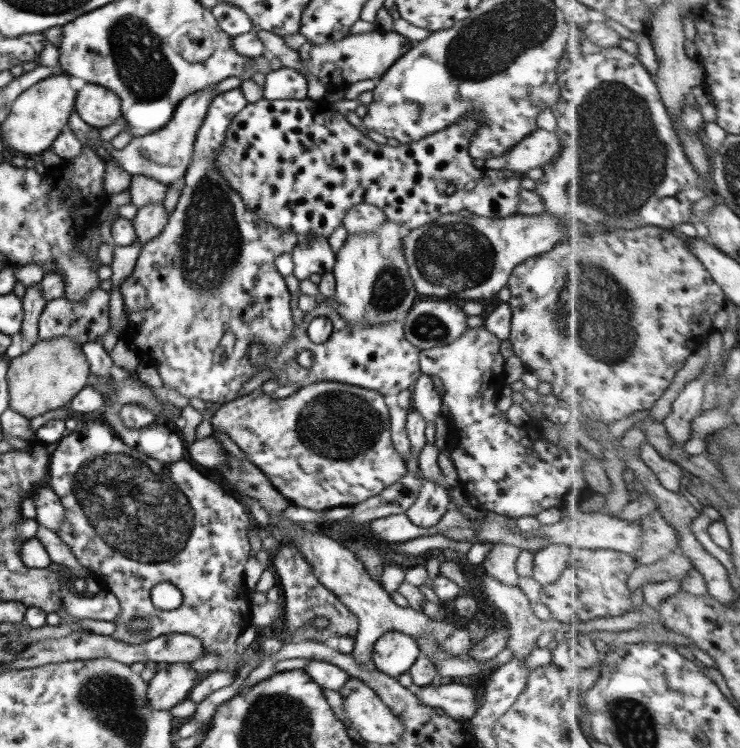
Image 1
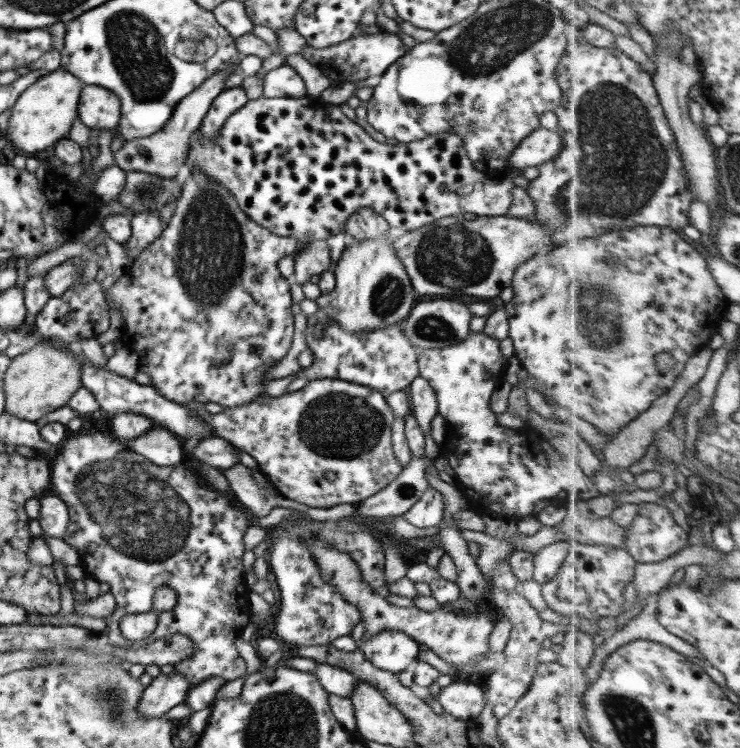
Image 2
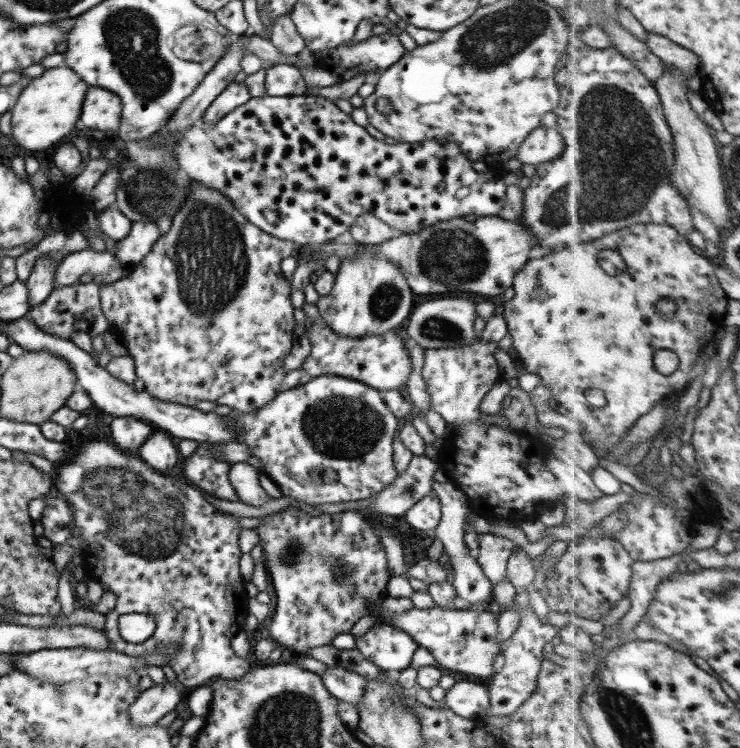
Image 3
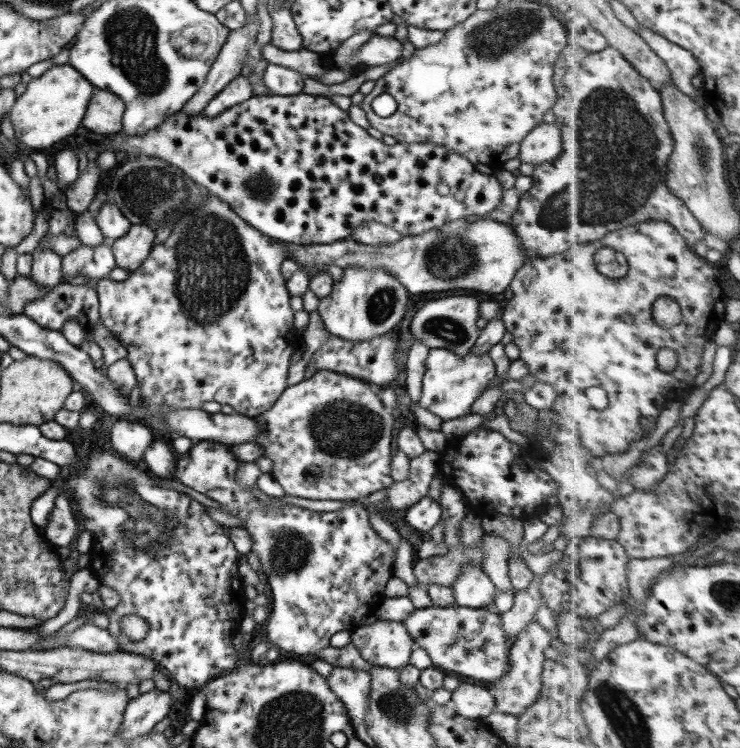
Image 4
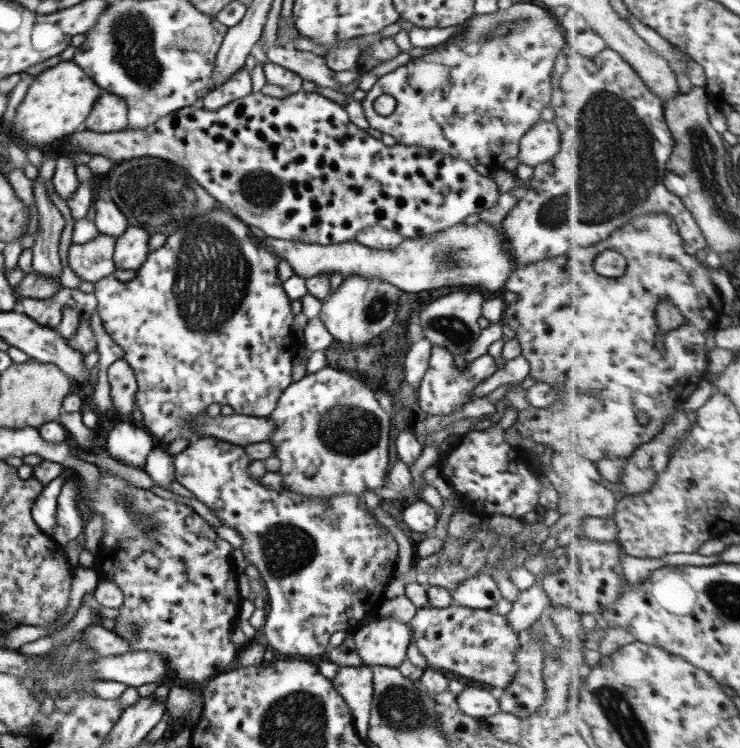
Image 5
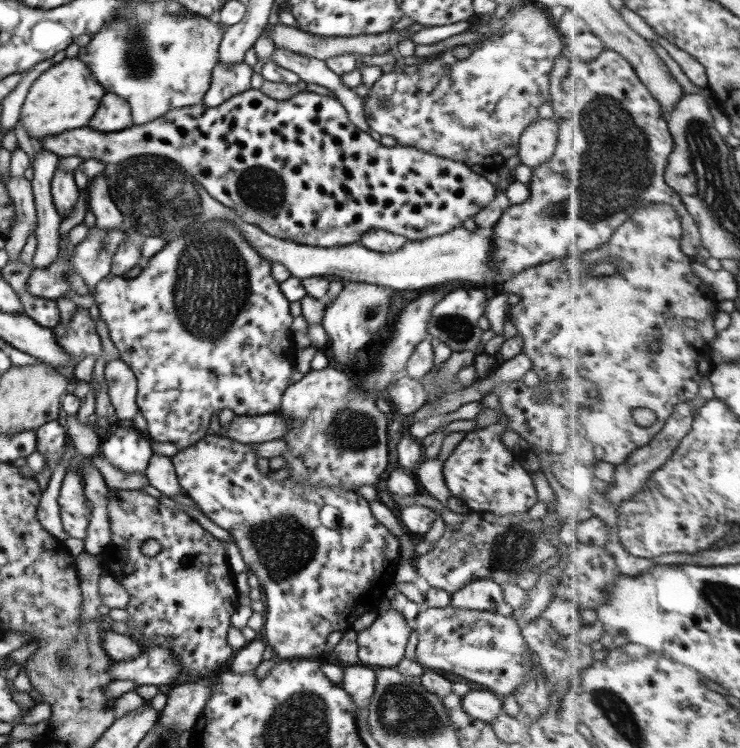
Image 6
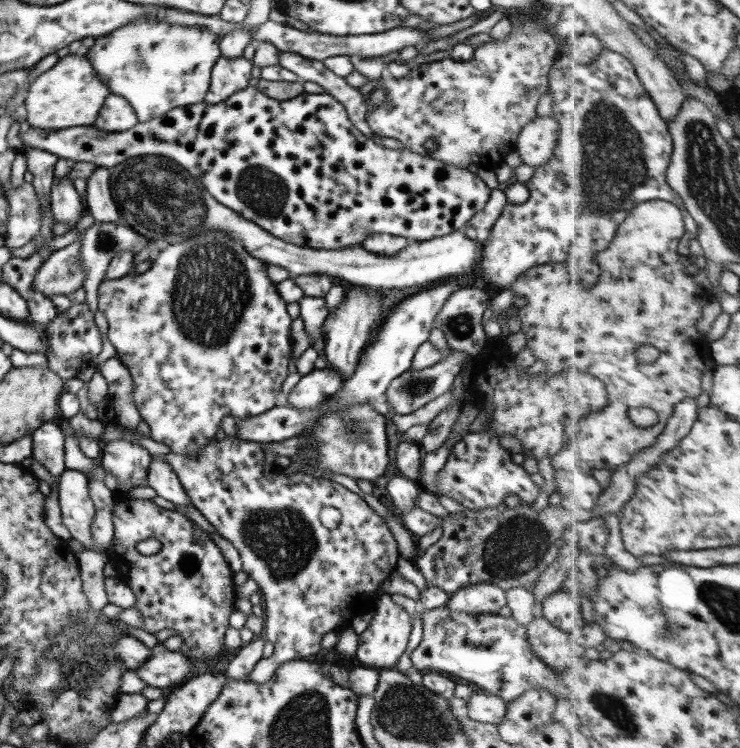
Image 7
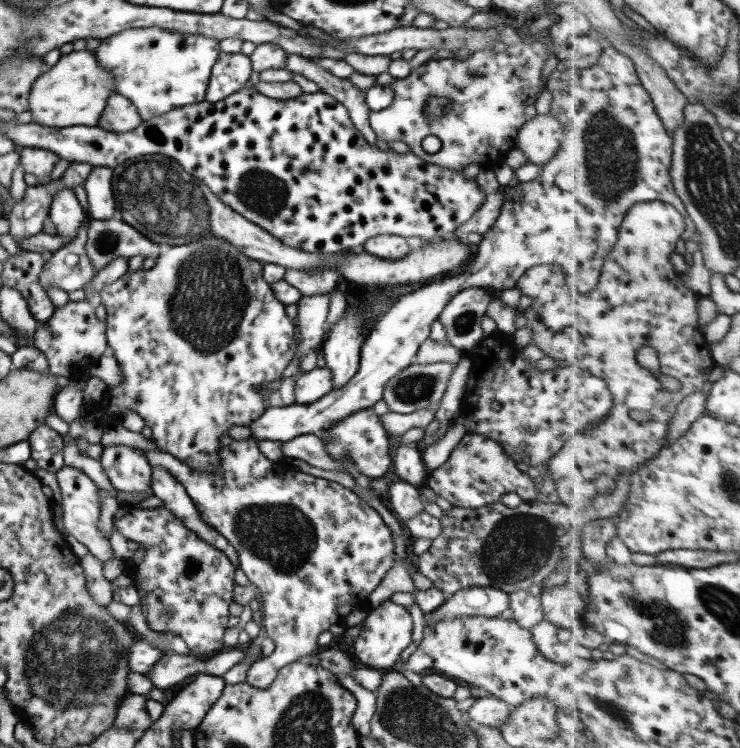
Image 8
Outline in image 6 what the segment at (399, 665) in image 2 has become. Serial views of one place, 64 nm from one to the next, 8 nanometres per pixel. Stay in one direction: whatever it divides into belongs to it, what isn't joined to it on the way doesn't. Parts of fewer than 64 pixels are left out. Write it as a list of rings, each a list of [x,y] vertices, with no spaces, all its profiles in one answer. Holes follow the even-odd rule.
[[[385,596],[374,623],[356,636],[359,661],[372,668],[396,667],[405,657],[412,632],[413,625],[407,623],[400,612],[390,608],[390,600]]]

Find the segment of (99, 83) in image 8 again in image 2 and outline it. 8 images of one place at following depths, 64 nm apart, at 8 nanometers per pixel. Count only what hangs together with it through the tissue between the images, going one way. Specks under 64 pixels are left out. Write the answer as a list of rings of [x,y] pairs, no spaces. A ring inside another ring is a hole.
[[[58,67],[42,75],[32,86],[18,98],[12,108],[8,122],[6,138],[18,148],[27,153],[39,153],[52,149],[60,138],[69,135],[74,119],[78,117],[78,102],[80,101],[79,78],[76,78],[65,68]]]

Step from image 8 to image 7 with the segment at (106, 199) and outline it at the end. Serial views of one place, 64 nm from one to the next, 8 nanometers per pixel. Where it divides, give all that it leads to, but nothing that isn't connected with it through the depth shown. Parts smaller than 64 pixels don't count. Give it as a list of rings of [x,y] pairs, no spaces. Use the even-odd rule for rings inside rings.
[[[98,168],[87,178],[86,213],[100,224],[116,224],[120,221],[120,211],[110,192],[110,171]]]

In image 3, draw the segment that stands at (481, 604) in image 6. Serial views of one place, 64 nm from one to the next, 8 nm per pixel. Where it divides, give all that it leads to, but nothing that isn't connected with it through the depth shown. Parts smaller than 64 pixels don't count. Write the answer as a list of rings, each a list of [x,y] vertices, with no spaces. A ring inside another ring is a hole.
[[[433,481],[433,491],[441,502],[441,519],[434,529],[435,536],[442,542],[443,548],[446,549],[449,555],[454,572],[451,584],[452,587],[456,588],[457,597],[469,602],[471,605],[490,602],[493,599],[493,585],[483,574],[476,555],[464,543],[464,524],[467,523],[466,514],[473,511],[470,507],[469,498],[453,483],[442,484]]]

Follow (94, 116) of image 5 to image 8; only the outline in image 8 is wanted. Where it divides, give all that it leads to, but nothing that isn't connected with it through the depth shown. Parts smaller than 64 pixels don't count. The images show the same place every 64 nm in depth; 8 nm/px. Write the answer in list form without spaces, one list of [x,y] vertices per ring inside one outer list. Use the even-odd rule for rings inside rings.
[[[114,93],[106,102],[106,108],[98,120],[97,127],[107,132],[124,133],[138,128],[142,122],[134,104],[124,96]]]

